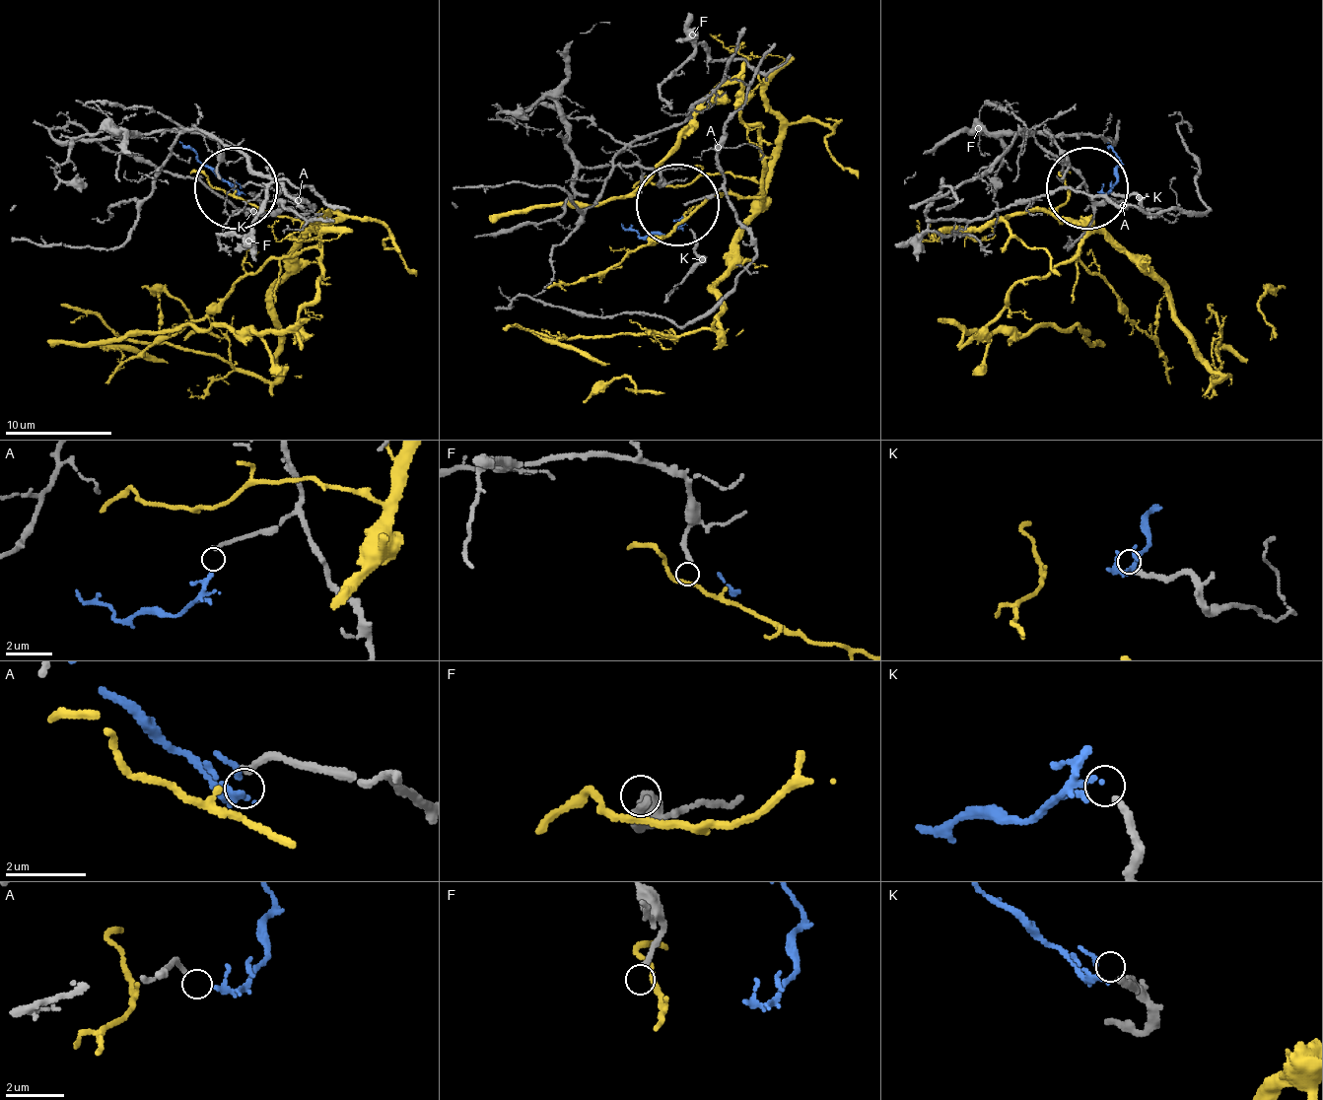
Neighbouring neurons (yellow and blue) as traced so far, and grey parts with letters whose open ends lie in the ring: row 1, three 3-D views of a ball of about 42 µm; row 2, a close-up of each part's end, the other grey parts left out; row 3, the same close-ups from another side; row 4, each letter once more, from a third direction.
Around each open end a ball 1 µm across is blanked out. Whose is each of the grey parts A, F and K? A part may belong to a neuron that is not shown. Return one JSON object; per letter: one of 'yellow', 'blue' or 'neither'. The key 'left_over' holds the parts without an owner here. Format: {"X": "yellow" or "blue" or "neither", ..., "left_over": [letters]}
{"A": "blue", "F": "neither", "K": "neither", "left_over": ["F", "K"]}

